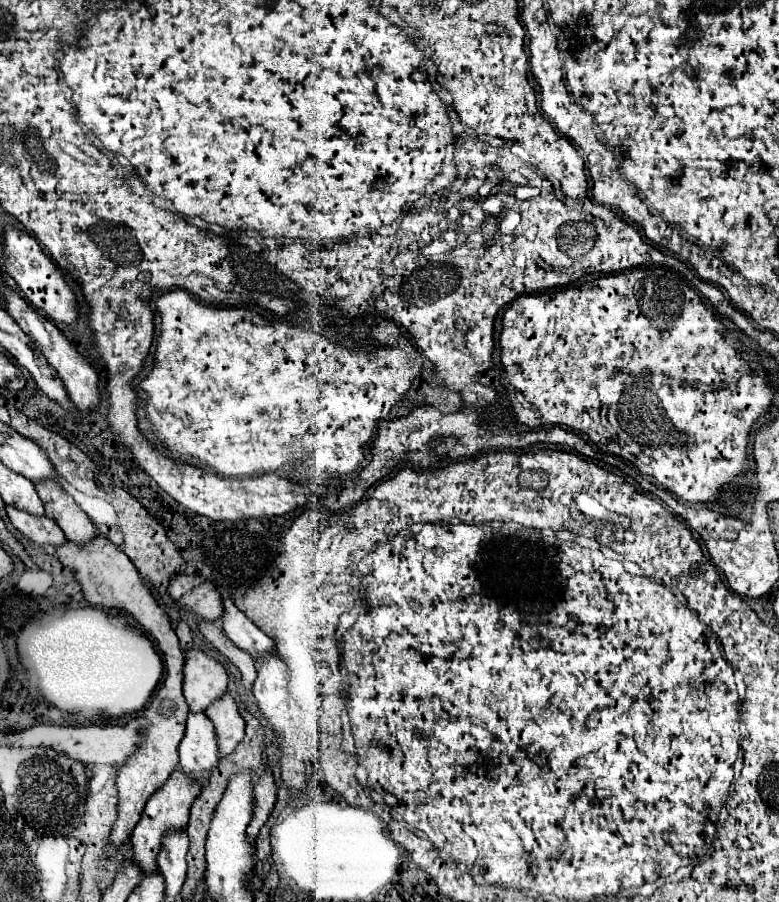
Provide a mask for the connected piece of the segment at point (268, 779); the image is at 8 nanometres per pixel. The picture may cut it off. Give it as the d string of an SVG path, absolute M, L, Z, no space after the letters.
M265 769L265 775L261 777L261 785L257 785L257 813L253 815L253 821L249 825L249 841L255 841L259 827L267 821L273 805L275 805L275 783L271 773Z

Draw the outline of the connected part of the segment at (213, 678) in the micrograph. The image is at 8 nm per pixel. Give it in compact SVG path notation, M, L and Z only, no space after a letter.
M191 649L185 653L183 673L183 697L189 705L189 713L205 711L227 689L229 677L223 665L199 649Z

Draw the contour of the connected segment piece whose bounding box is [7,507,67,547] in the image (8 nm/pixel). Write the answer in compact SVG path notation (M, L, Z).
M7 507L7 515L15 525L15 529L21 531L29 541L33 541L39 547L45 545L61 547L67 541L59 525L49 517L33 517L29 513L21 513L19 509L9 509L9 507Z

